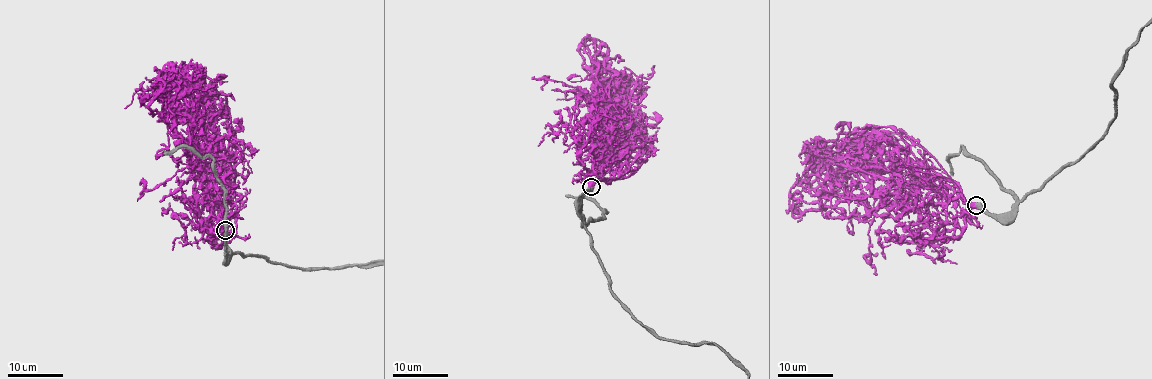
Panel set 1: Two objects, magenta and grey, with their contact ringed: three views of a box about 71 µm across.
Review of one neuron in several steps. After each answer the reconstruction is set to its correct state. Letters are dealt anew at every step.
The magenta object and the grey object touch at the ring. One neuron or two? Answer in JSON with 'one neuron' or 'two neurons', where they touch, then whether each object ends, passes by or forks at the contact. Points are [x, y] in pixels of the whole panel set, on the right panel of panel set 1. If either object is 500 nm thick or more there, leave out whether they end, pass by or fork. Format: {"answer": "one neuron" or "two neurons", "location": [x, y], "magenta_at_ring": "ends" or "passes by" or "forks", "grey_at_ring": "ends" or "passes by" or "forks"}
{"answer": "one neuron", "location": [976, 205]}

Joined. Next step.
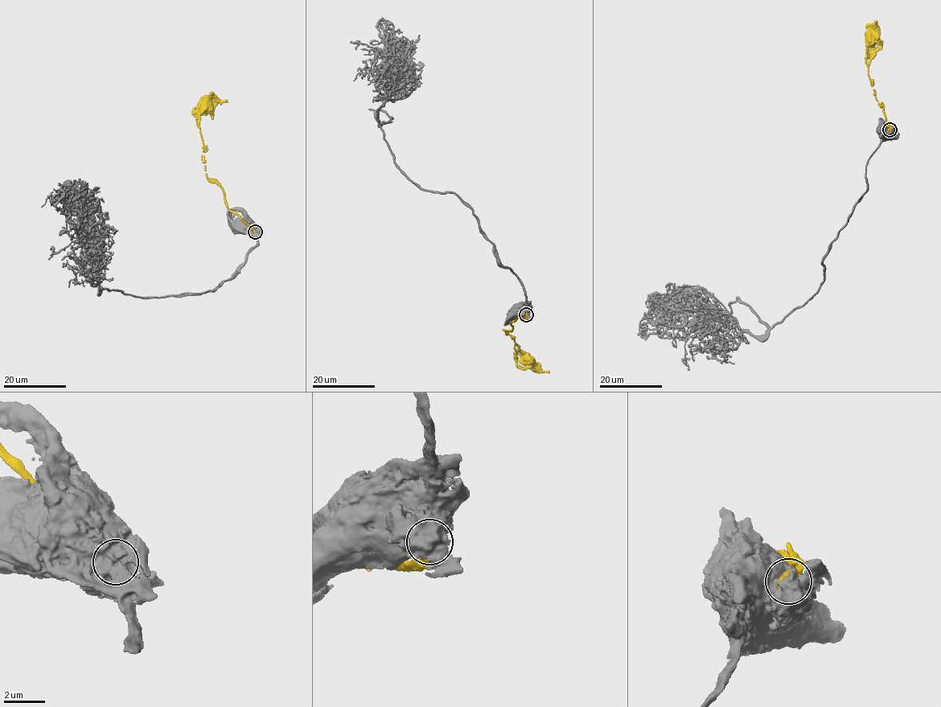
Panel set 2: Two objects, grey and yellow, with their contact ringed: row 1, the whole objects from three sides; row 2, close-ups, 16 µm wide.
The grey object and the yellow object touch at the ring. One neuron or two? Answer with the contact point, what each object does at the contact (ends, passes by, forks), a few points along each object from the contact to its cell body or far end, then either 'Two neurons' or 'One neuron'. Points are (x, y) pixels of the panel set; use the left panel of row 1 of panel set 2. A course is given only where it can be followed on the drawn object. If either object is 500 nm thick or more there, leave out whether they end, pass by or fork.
Place: (255, 232). Course of grey: (255, 232), (244, 225). Course of yellow: (255, 232), (228, 208), (223, 190), (205, 174), (199, 113), (208, 106). Two neurons

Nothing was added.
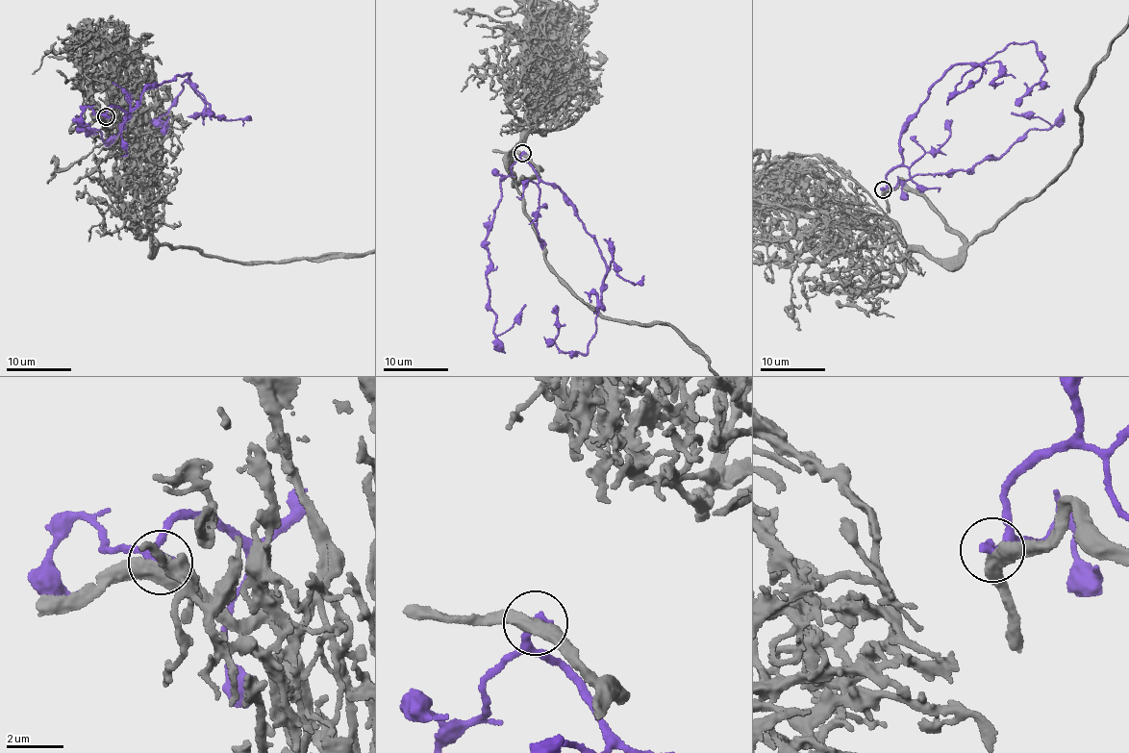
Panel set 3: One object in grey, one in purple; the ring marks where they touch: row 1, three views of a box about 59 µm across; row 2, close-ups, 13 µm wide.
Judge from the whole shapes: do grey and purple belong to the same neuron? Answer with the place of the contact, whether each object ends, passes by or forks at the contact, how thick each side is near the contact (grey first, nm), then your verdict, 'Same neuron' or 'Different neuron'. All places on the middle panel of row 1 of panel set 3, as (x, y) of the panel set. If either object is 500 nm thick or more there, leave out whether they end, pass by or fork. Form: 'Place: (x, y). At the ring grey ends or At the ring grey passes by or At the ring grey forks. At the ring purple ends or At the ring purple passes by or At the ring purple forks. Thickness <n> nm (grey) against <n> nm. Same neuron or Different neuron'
Place: (522, 153). At the ring grey passes by. At the ring purple ends. Thickness 440 nm (grey) against 420 nm. Different neuron

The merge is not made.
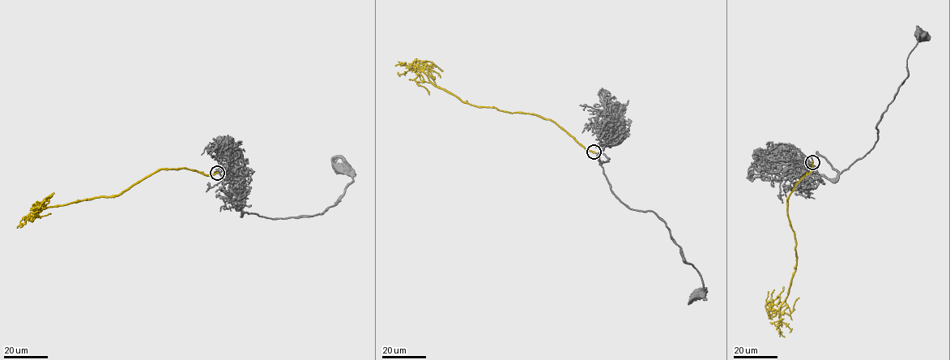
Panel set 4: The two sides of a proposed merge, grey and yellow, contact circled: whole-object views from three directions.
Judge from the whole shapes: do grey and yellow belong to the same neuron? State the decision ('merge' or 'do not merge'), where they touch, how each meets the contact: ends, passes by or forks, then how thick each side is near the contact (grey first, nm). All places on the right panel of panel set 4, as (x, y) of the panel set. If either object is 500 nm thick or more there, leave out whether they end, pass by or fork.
merge | (812, 162) | grey ends | yellow ends | 480/480 nm

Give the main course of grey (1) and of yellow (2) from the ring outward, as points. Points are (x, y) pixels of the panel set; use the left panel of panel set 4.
1: (217, 173), (236, 175), (244, 212), (274, 219), (308, 217), (334, 204), (352, 179), (351, 172), (344, 168)
2: (217, 173), (206, 174), (184, 168), (159, 169), (115, 195), (54, 205), (33, 212), (36, 217), (51, 213)

